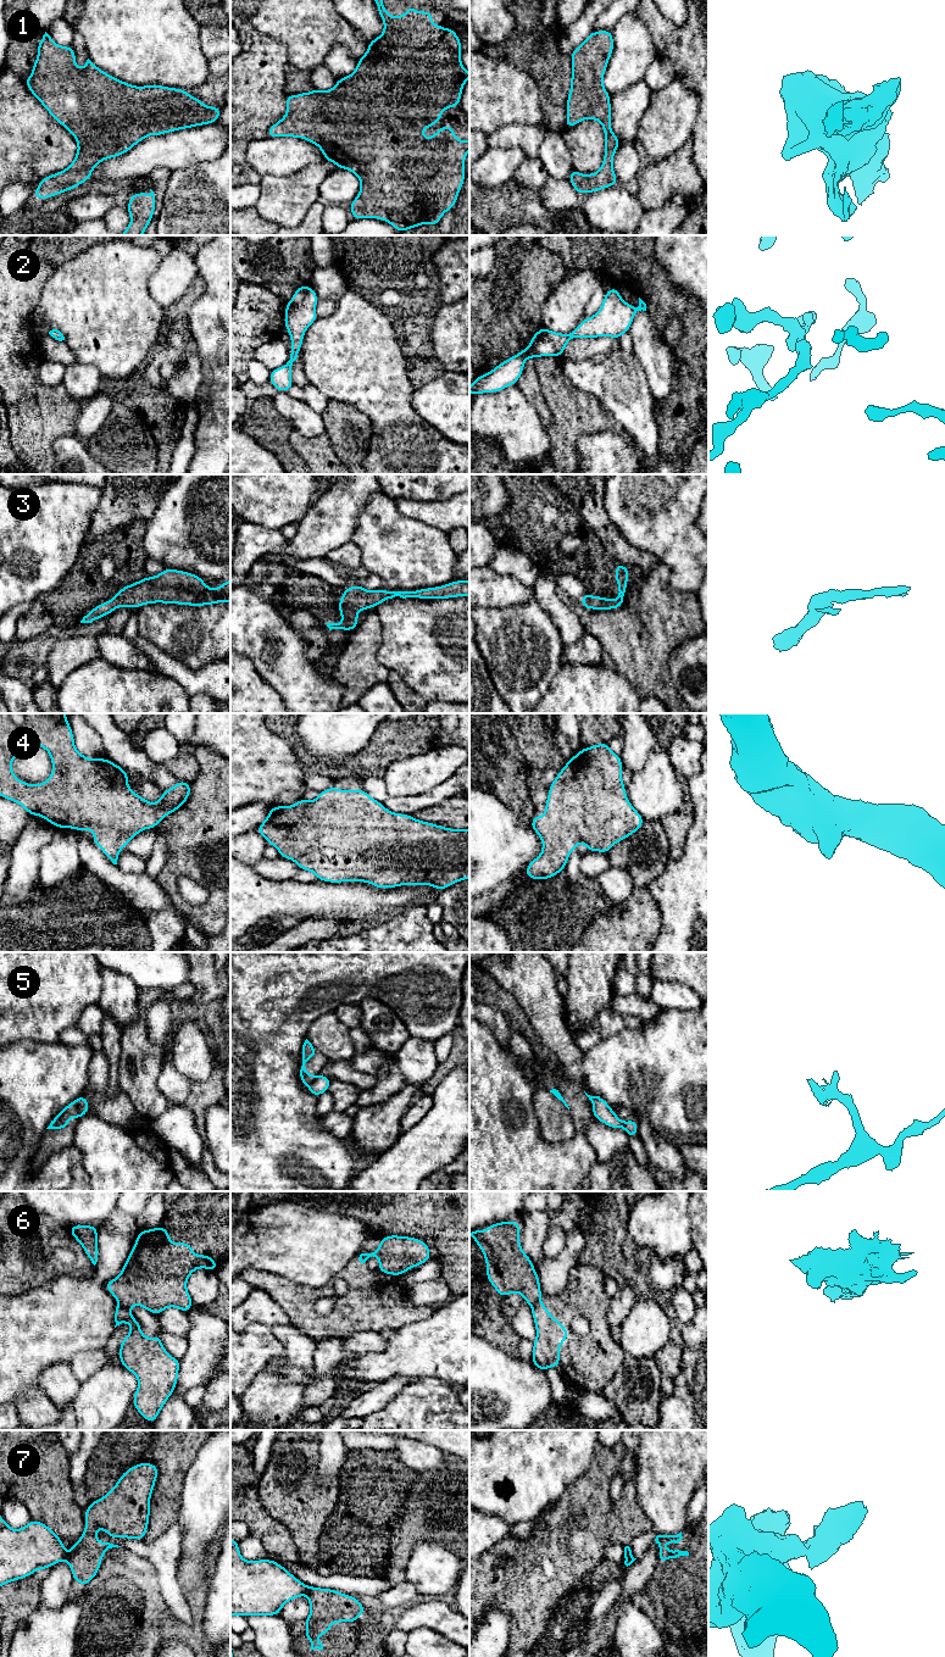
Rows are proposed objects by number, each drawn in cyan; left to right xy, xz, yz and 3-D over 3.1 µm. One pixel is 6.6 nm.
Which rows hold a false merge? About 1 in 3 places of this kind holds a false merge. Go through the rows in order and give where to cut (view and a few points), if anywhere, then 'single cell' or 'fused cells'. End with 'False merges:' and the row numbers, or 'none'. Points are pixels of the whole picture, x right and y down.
1: no cut | single cell
2: no cut | single cell
3: no cut | single cell
4: no cut | single cell
5: xy (76, 1100), (79, 1117) | fused cells
6: xy (120, 1302), (128, 1307) | fused cells
7: xz (307, 1586), (305, 1592) | fused cells
False merges: 5, 6, 7

